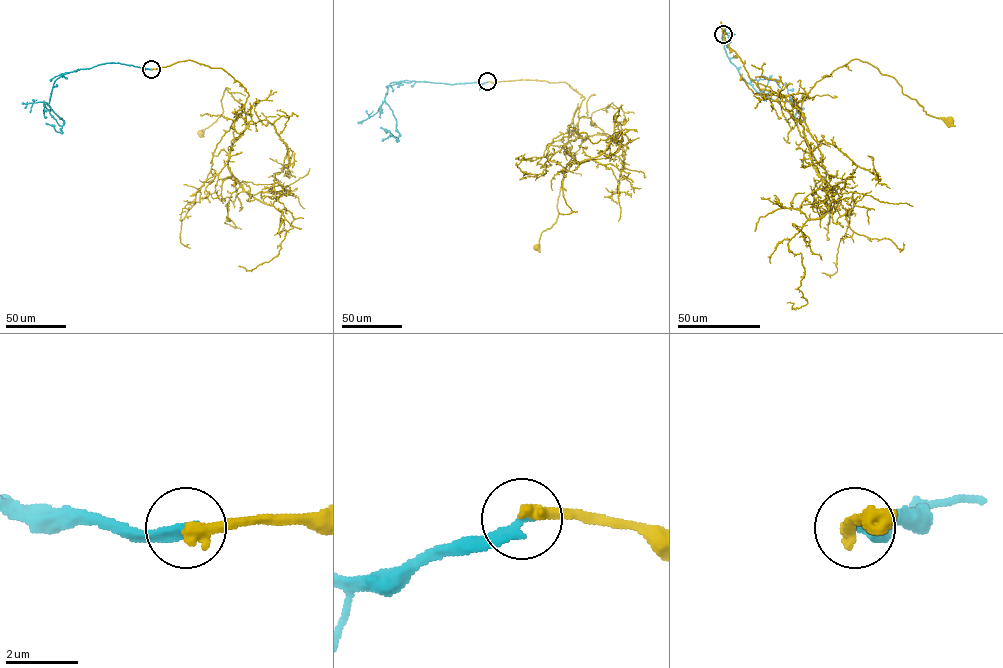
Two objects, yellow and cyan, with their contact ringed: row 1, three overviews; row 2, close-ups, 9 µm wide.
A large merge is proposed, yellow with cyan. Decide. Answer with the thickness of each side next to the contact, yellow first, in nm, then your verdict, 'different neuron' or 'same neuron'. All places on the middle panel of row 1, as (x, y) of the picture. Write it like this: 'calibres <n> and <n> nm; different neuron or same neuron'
calibres 380 and 280 nm; different neuron

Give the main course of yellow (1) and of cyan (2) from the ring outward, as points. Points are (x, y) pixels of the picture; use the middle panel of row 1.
1: (487, 81), (567, 82), (585, 98), (573, 118), (581, 143), (564, 172), (556, 221), (541, 233), (537, 247)
2: (487, 81), (450, 84), (392, 82), (384, 101), (392, 111), (399, 136), (398, 140), (391, 134), (381, 140)

